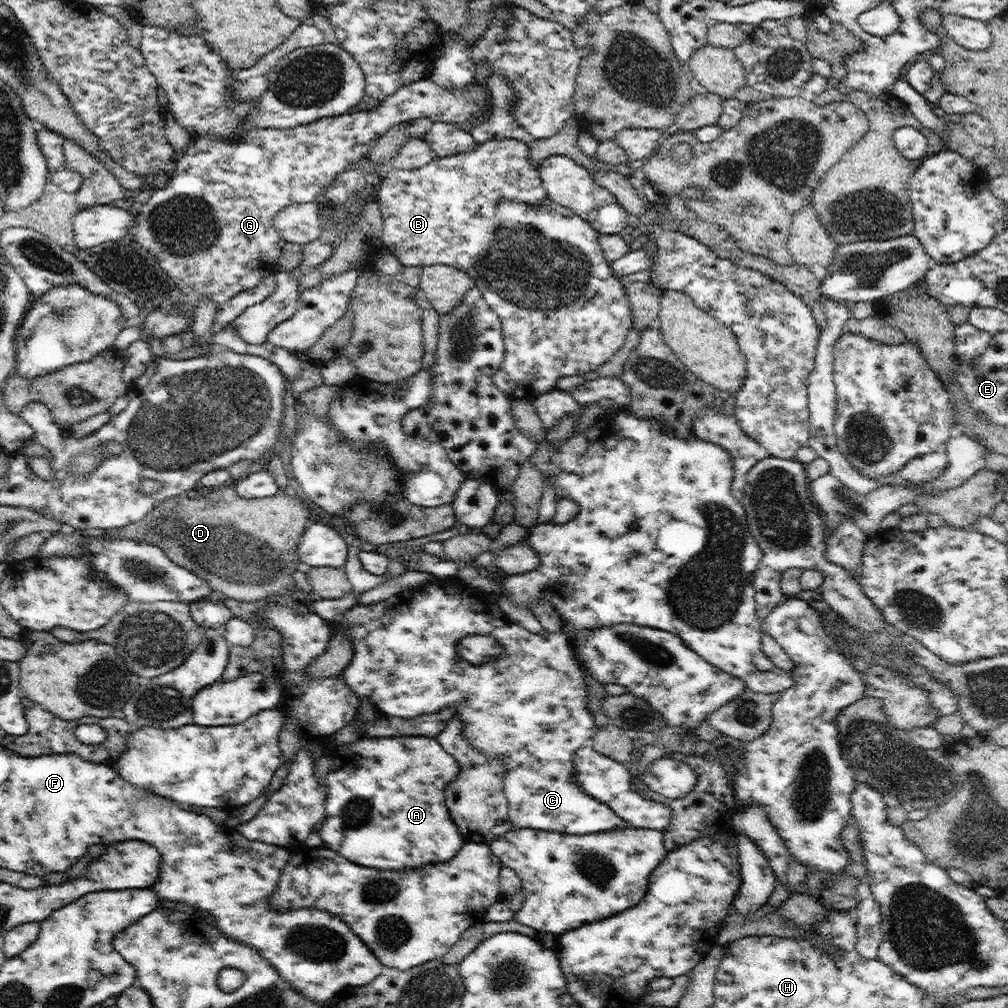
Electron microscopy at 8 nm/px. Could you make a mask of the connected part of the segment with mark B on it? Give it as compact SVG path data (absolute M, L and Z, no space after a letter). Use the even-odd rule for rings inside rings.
M515 138L494 139L478 144L467 153L455 154L449 157L433 158L432 162L417 169L394 169L382 178L376 190L376 202L379 205L384 229L382 244L404 267L425 267L434 264L452 266L462 270L474 281L475 287L482 294L483 301L498 316L504 337L504 363L493 376L493 381L502 392L512 400L533 401L540 394L546 394L557 388L557 382L562 376L580 376L597 370L600 365L612 359L624 344L626 334L633 326L630 302L627 298L625 286L614 274L611 262L605 257L598 242L599 232L586 219L574 214L573 210L554 202L544 190L537 166L529 163L529 146L522 140Z

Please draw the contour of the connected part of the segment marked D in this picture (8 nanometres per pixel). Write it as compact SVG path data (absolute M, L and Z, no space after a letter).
M229 481L218 487L199 486L167 498L155 504L141 521L124 525L122 529L109 533L109 536L145 540L159 545L172 562L206 580L214 591L237 601L262 603L271 594L286 596L297 588L293 574L302 567L297 550L307 523L311 522L310 512L311 505L301 501L297 495L278 493L271 497L240 498L234 483Z

